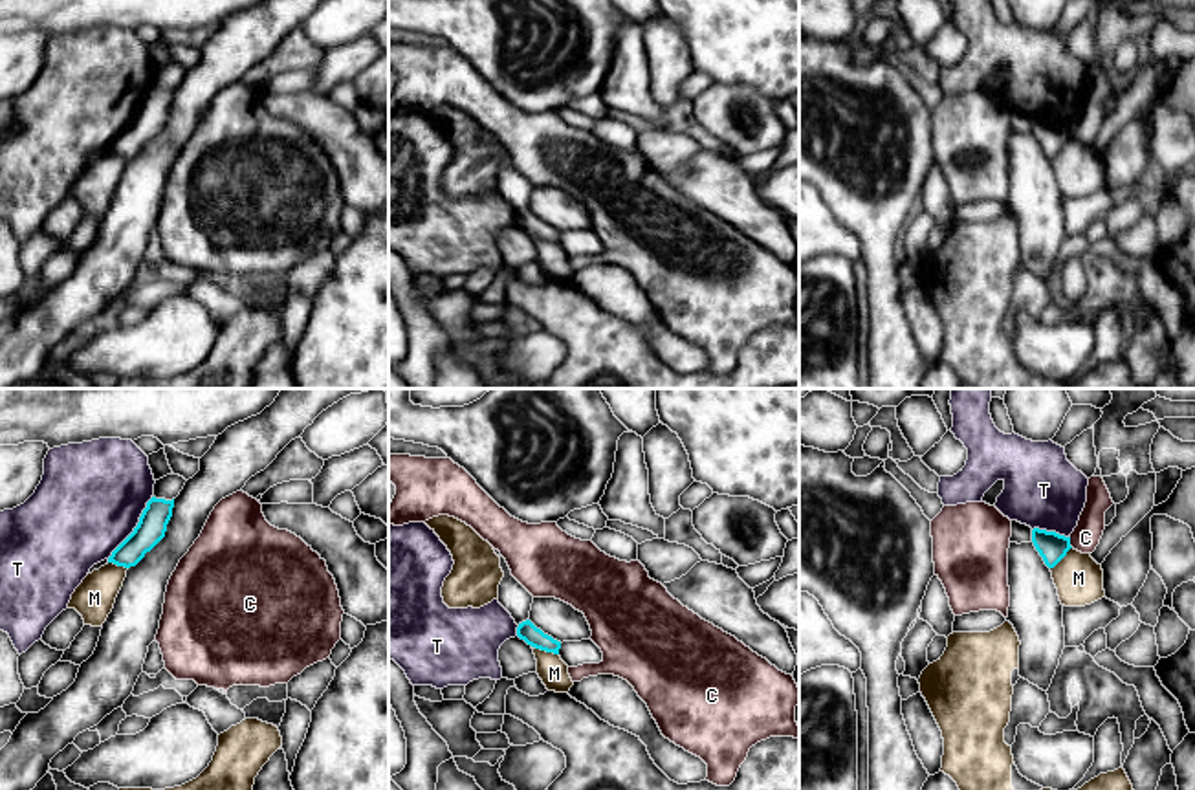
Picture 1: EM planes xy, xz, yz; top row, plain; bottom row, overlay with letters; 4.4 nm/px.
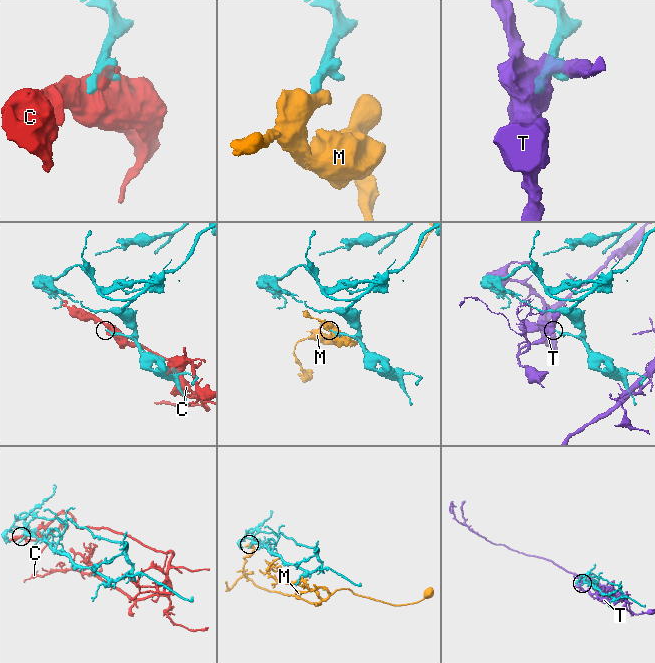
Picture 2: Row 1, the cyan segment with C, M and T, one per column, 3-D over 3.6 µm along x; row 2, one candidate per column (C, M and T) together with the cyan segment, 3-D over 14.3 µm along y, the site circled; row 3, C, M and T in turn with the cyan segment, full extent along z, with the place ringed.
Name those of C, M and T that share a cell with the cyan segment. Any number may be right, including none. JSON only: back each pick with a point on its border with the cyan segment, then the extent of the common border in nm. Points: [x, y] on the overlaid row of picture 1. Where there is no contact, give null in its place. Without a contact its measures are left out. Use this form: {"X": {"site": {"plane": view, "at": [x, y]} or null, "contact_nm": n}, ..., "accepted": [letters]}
{"accepted": []}

